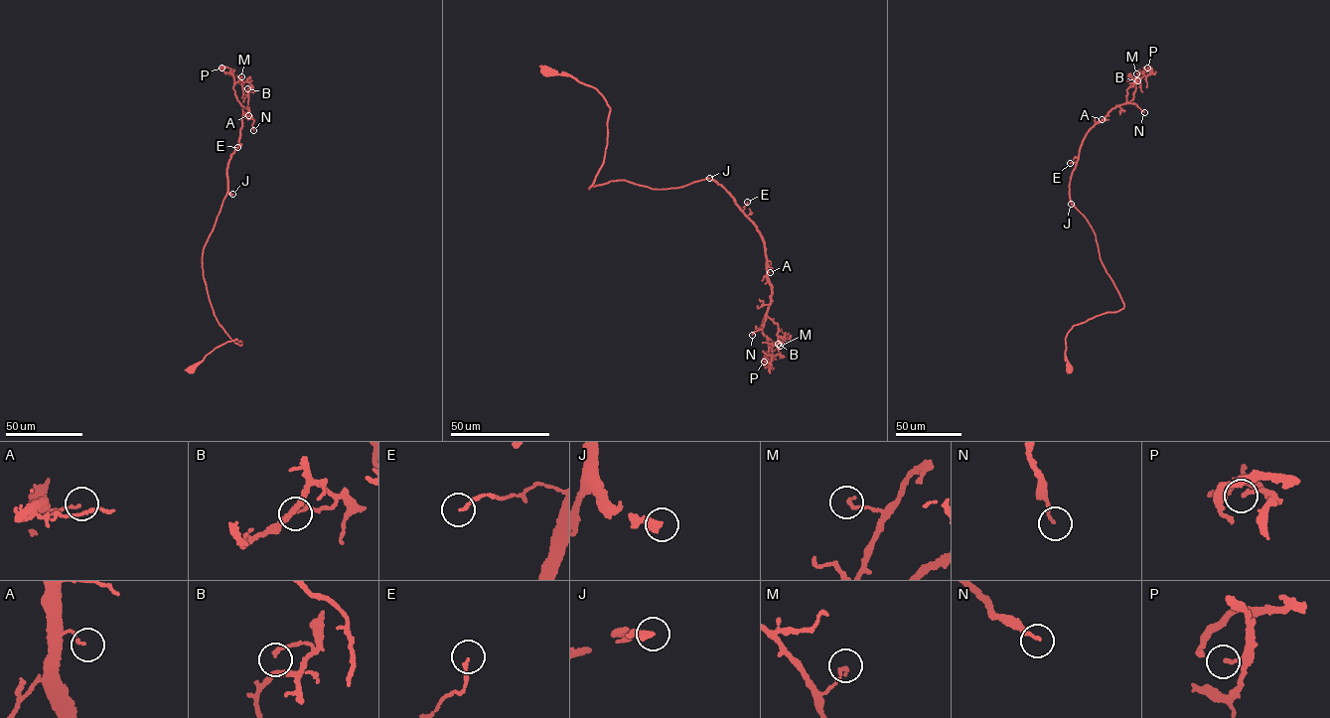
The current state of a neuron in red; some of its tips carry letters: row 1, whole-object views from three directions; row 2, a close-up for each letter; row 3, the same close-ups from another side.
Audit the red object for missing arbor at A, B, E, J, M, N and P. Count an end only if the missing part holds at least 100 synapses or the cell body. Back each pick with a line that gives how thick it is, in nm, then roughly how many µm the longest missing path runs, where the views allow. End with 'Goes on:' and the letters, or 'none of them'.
J: 280 nm thick; about 140 µm are missing
Goes on: J

